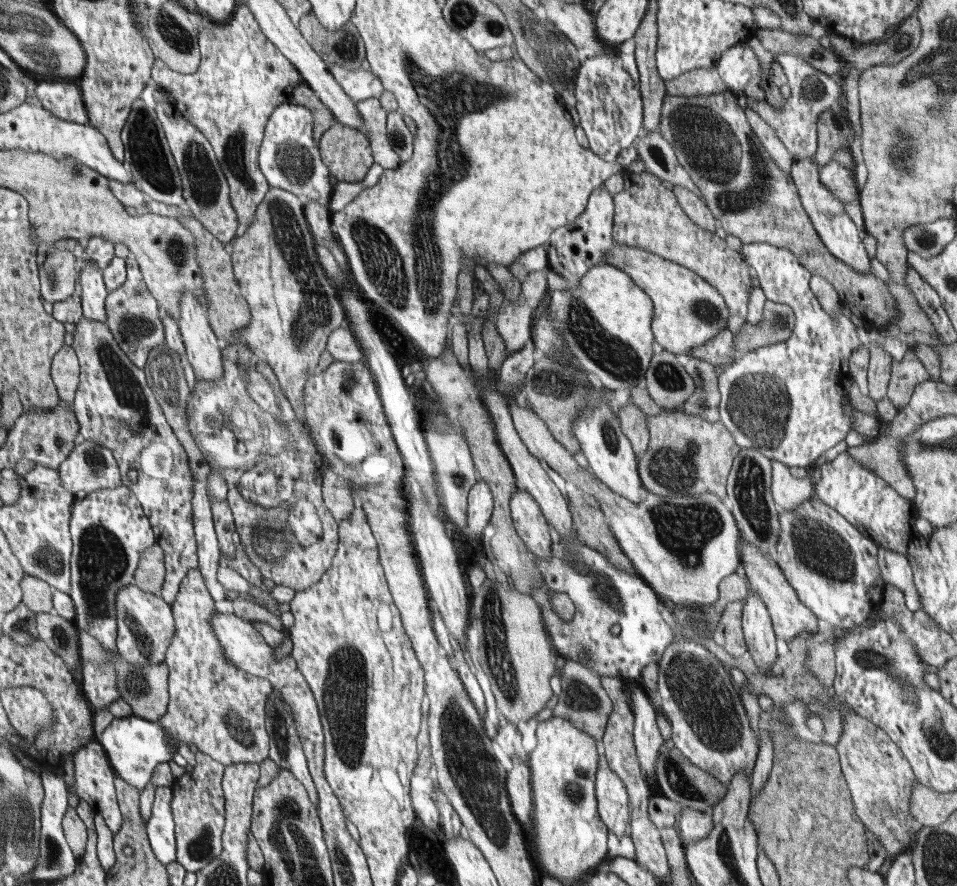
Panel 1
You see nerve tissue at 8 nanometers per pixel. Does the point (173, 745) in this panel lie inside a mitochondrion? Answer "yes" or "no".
no

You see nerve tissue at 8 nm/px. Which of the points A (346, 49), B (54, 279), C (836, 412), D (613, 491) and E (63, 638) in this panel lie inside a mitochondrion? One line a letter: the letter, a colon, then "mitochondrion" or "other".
A: mitochondrion
B: mitochondrion
C: other
D: other
E: mitochondrion

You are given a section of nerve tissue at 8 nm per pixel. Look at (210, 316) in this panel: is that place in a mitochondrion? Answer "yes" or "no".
no

